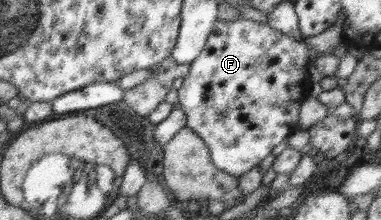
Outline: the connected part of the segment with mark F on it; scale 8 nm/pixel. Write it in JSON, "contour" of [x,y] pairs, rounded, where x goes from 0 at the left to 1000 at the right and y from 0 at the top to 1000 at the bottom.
{"contour":[[[572,86],[562,105],[525,250],[493,291],[493,341],[480,350],[480,382],[467,409],[467,477],[488,518],[486,573],[541,645],[556,745],[630,809],[785,586],[787,491],[819,382],[808,336],[816,264],[822,245],[803,195],[701,109],[661,86],[625,86],[604,105]]]}

